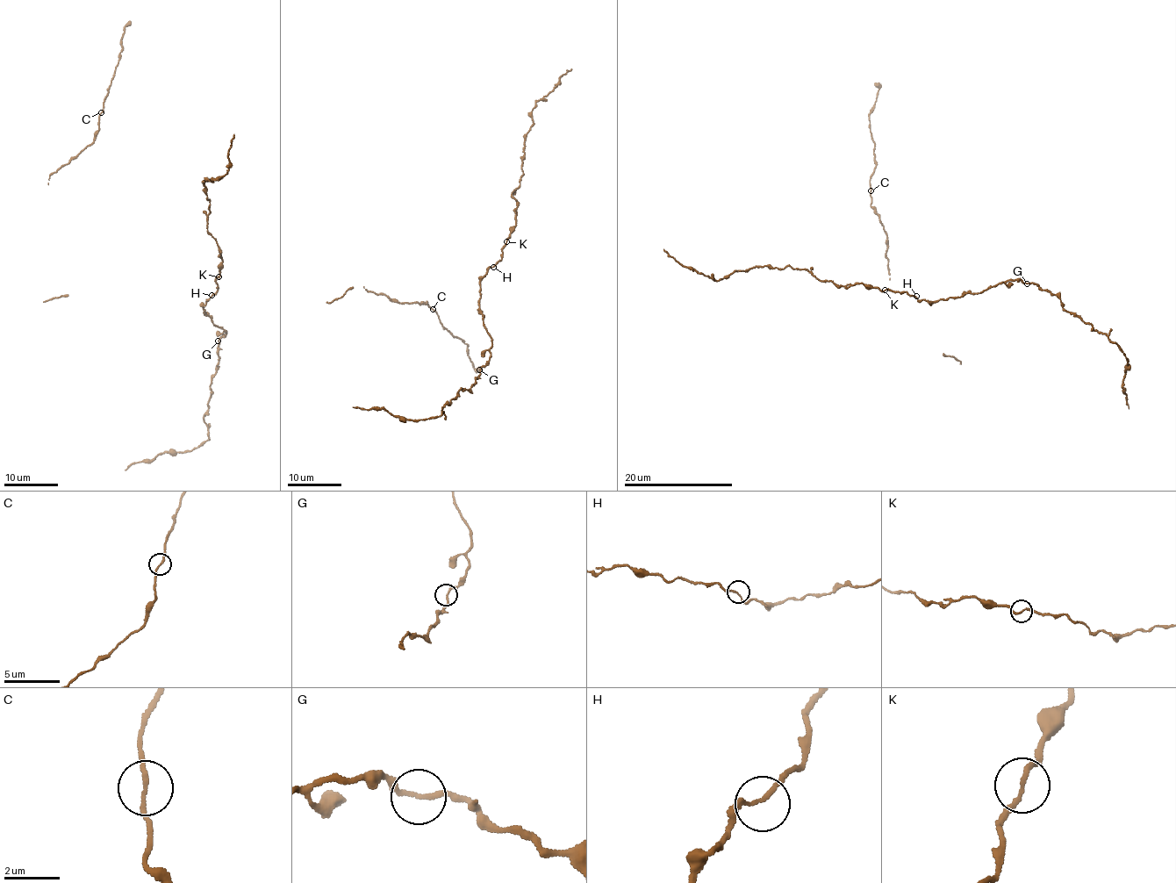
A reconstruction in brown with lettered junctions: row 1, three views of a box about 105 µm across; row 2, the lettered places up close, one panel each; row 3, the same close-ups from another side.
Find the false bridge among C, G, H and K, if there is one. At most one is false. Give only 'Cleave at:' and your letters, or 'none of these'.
Cleave at: none of these

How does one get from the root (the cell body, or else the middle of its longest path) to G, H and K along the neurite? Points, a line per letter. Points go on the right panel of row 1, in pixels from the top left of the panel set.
G: (867, 288), (905, 291), (930, 302), (982, 292), (1006, 281), (1021, 280), (1027, 283)
H: (867, 288), (878, 287), (883, 291), (907, 291), (916, 296)
K: (867, 288), (878, 287), (884, 290)

